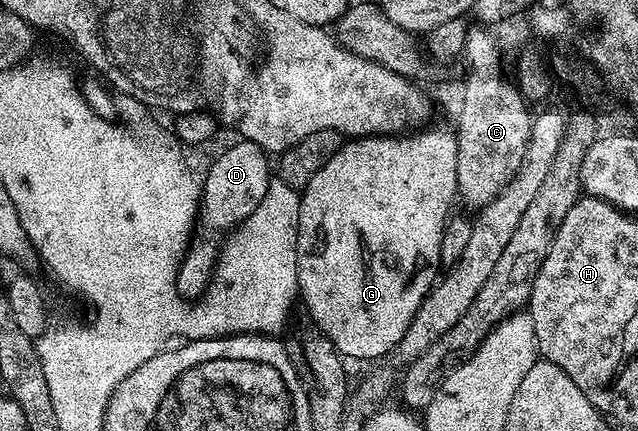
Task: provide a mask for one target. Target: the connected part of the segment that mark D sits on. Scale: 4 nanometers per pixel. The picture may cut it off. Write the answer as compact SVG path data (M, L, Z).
M244 139L236 140L235 145L225 150L209 167L206 177L203 177L200 190L199 227L213 235L219 231L229 233L248 219L257 205L261 203L268 187L273 182L273 173L269 171L268 154L260 149L255 142Z

